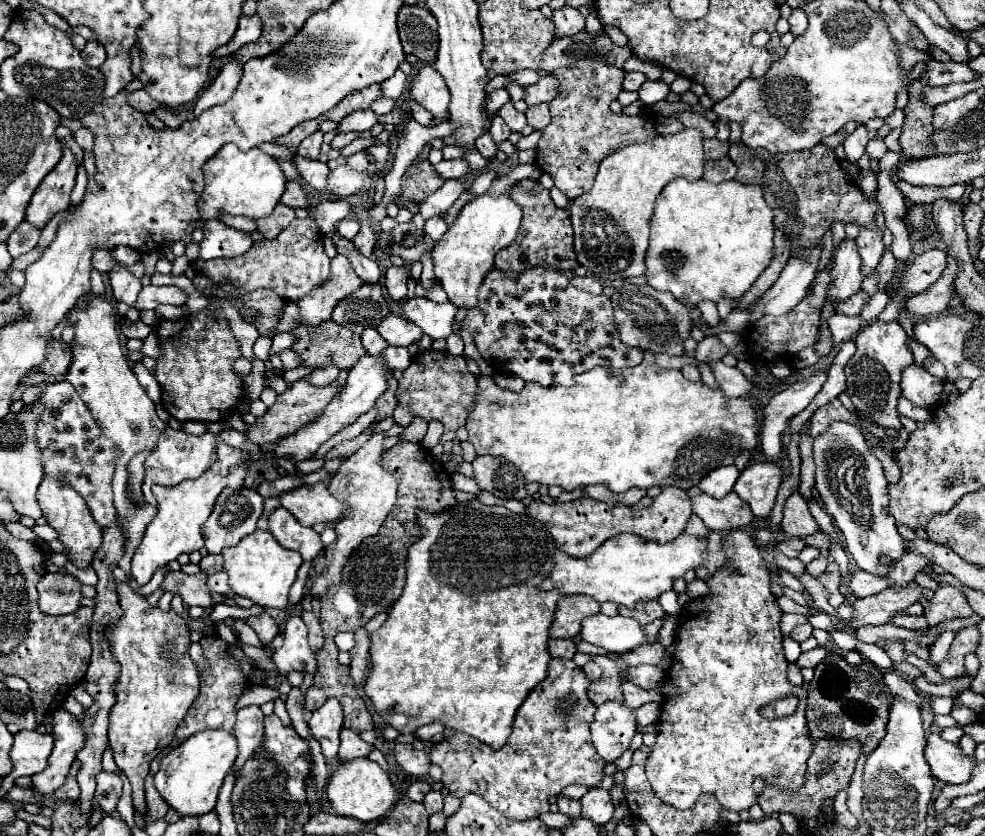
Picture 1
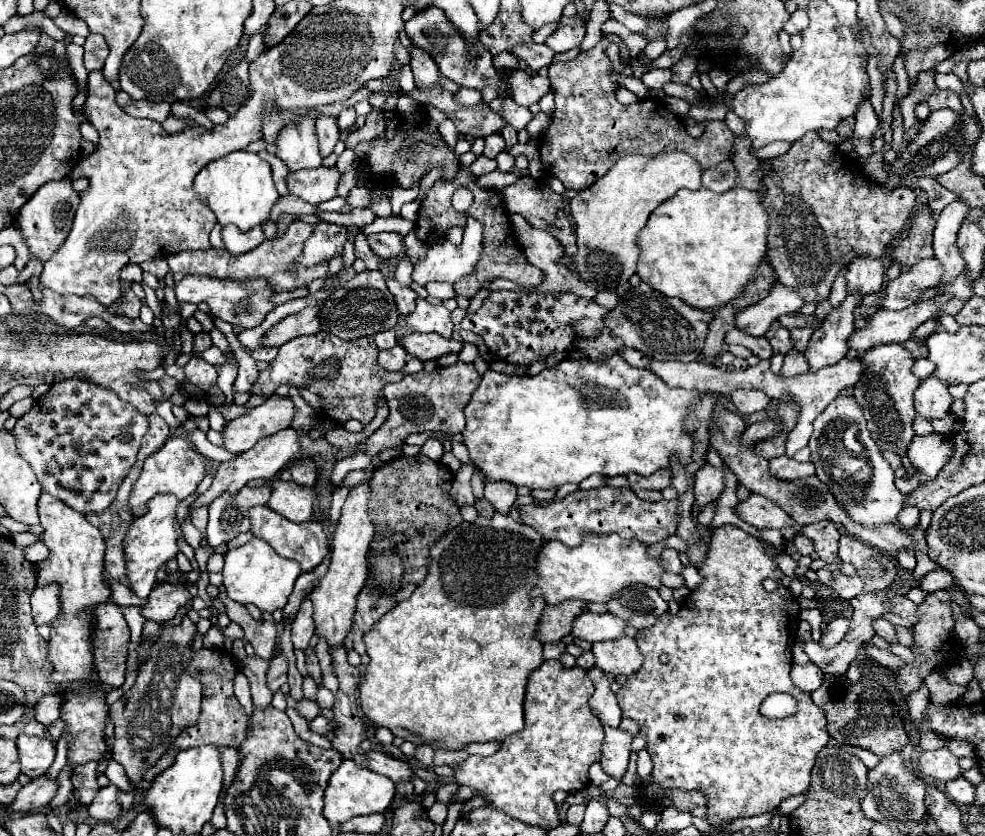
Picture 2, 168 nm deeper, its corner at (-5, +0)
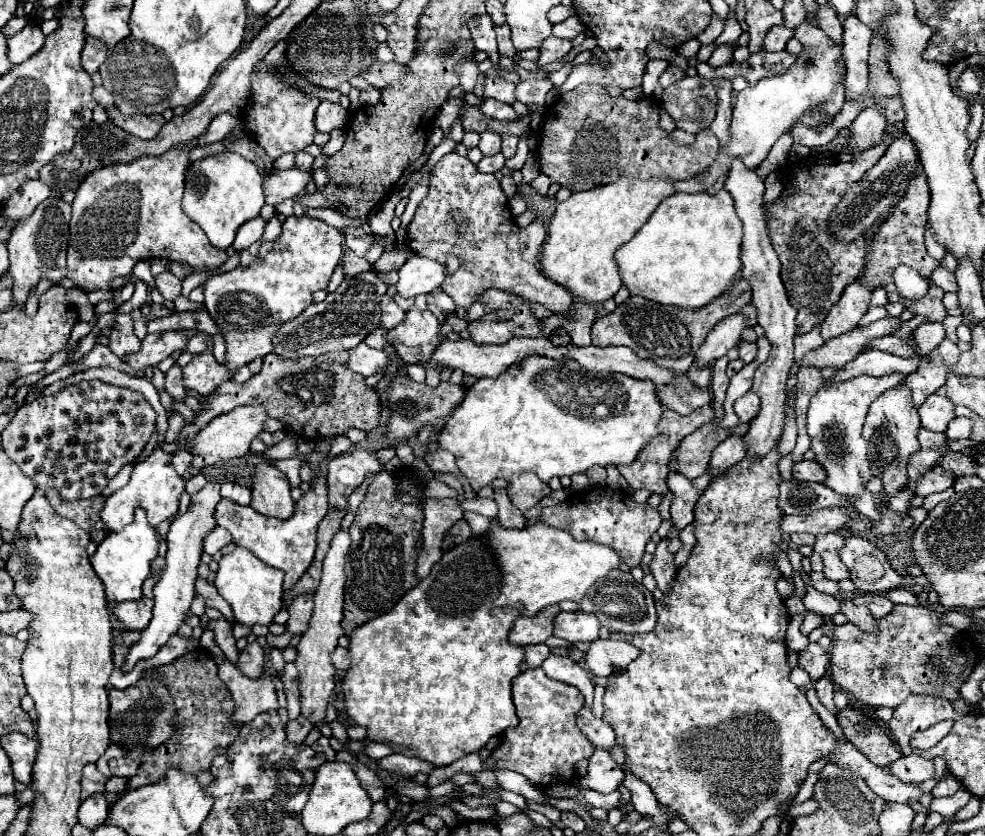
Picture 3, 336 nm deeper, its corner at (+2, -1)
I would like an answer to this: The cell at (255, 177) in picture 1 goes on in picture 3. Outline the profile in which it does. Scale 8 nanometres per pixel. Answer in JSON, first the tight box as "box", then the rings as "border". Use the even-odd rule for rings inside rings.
{"box":[182,151,262,249],"border":[[[226,151],[214,157],[194,161],[186,171],[186,191],[182,199],[182,209],[192,221],[196,221],[204,229],[210,243],[218,249],[228,249],[234,241],[238,227],[258,217],[262,205],[262,175],[256,163],[244,159],[238,153]]]}

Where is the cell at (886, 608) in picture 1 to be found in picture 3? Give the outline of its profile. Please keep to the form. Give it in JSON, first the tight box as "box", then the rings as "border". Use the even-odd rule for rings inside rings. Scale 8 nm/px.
{"box":[800,643,830,681],"border":[[[808,643],[806,651],[800,655],[800,667],[810,673],[810,677],[816,681],[828,671],[830,653],[820,643]]]}

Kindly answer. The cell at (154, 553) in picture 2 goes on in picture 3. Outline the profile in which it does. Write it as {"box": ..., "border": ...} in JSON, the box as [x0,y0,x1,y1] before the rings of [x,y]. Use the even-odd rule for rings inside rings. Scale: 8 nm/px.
{"box":[90,509,158,601],"border":[[[136,509],[134,521],[124,527],[122,531],[110,533],[96,549],[96,553],[90,557],[90,563],[96,571],[96,575],[102,579],[106,587],[106,599],[108,601],[136,601],[142,597],[142,583],[150,575],[150,561],[158,555],[158,539],[156,529],[148,523],[146,511]]]}

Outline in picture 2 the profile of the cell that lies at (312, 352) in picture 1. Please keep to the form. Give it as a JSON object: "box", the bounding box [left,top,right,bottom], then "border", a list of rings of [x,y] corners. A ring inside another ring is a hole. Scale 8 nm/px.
{"box":[251,334,385,426],"border":[[[331,334],[299,336],[285,342],[285,346],[279,348],[277,358],[263,372],[259,372],[259,378],[253,384],[251,394],[269,398],[283,384],[307,388],[321,398],[321,408],[317,412],[319,418],[337,424],[355,418],[363,426],[367,426],[375,416],[375,400],[383,390],[381,376],[385,372],[377,364],[377,354],[379,350],[371,336],[357,338],[351,342],[343,342]]]}

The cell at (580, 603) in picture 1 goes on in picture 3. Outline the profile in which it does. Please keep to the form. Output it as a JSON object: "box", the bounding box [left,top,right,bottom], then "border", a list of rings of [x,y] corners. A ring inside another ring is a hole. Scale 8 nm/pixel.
{"box":[510,605,560,647],"border":[[[552,605],[534,617],[518,617],[510,631],[510,641],[522,647],[544,643],[554,633],[554,617],[558,611],[560,605]]]}

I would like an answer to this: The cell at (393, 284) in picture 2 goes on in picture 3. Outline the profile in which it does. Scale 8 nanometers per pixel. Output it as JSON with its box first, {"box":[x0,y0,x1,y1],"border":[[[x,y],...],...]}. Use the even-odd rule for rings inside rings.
{"box":[382,295,404,329],"border":[[[384,295],[382,299],[382,329],[392,329],[398,323],[404,321],[404,311],[394,303],[394,299],[390,295]]]}

